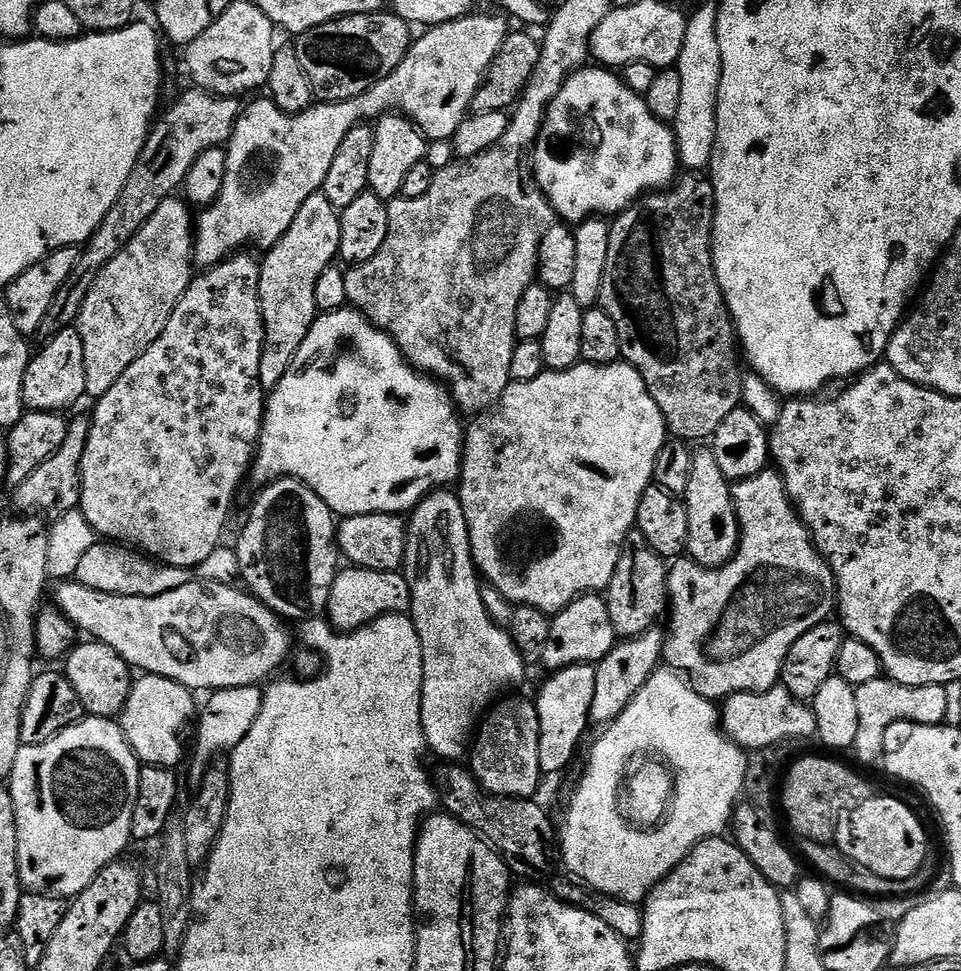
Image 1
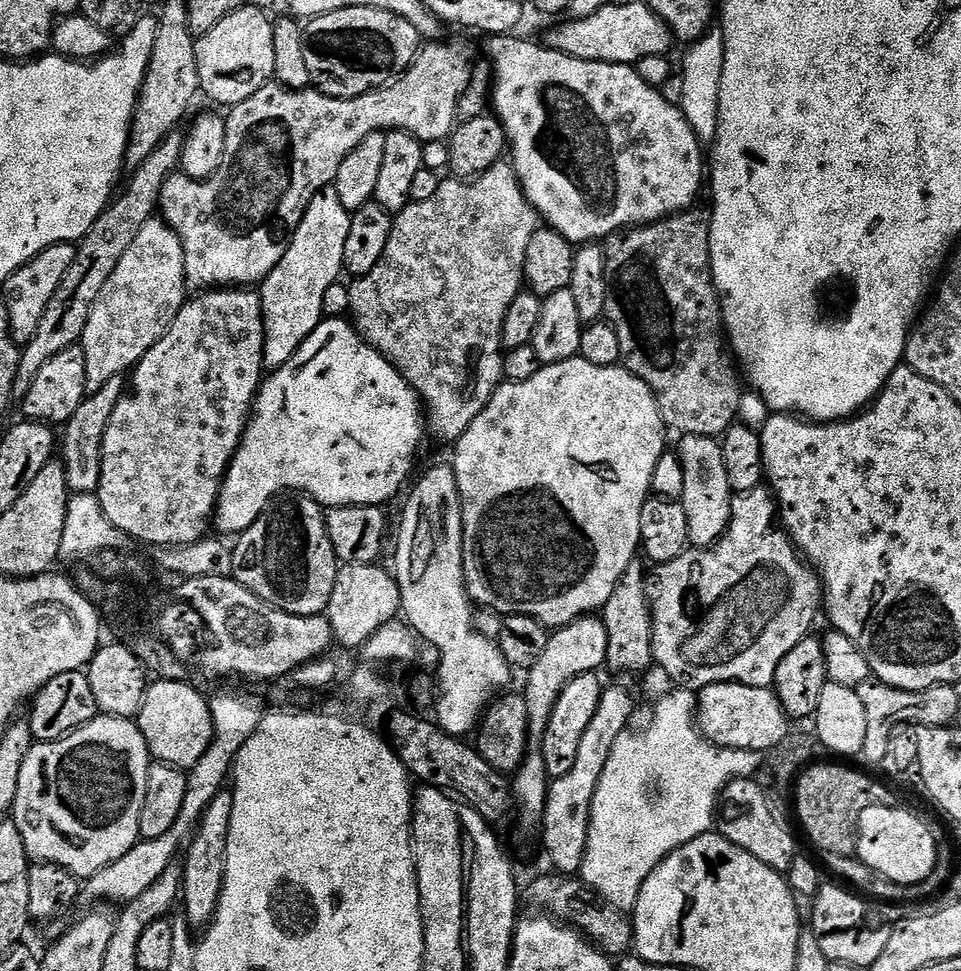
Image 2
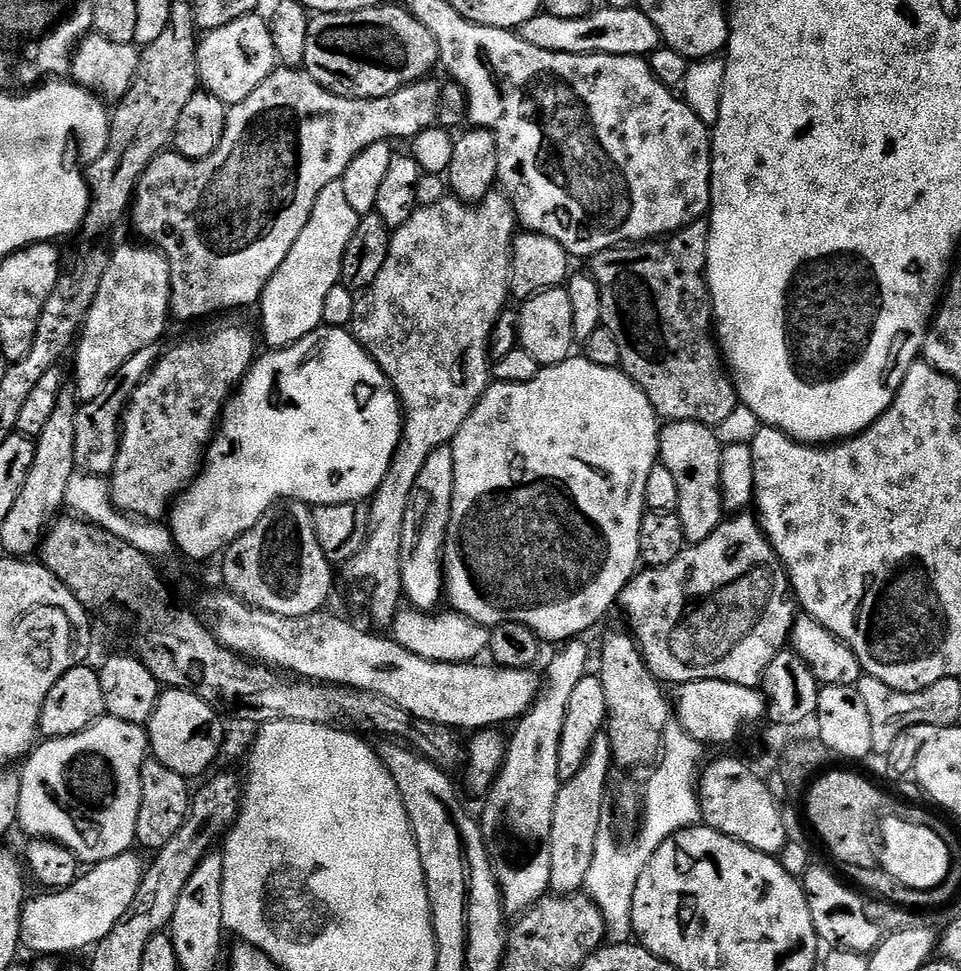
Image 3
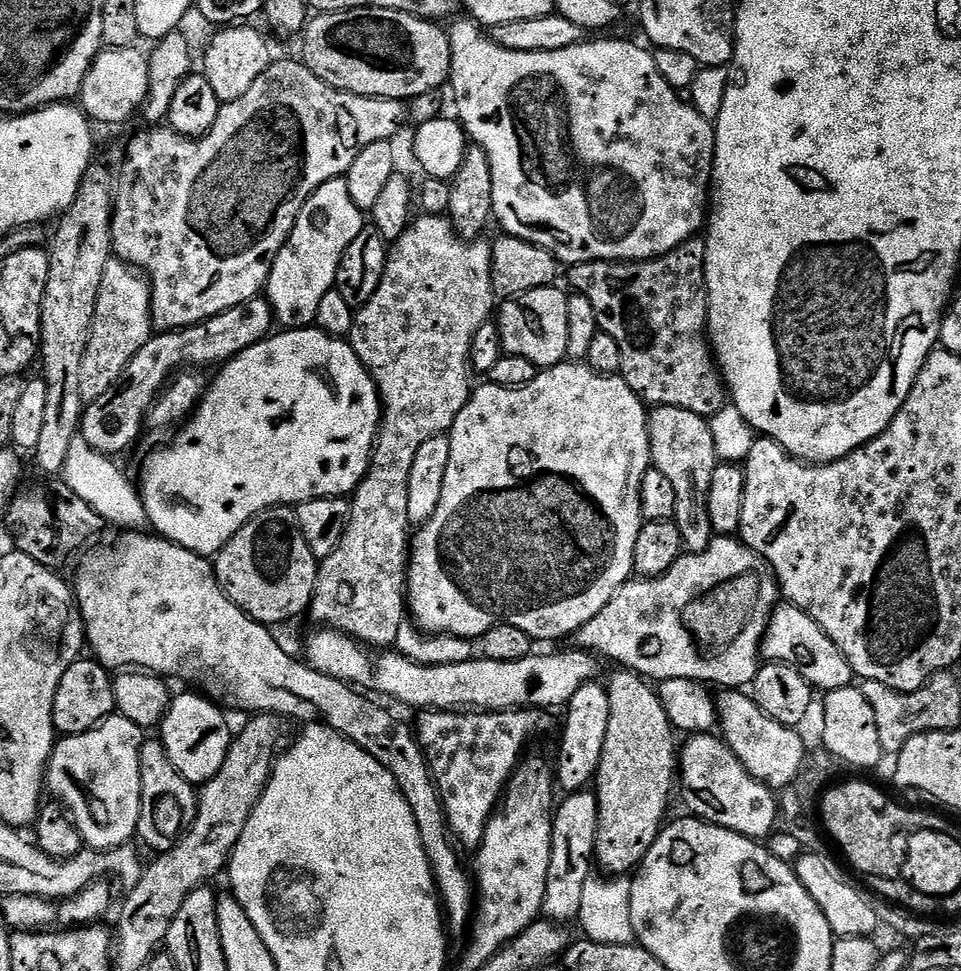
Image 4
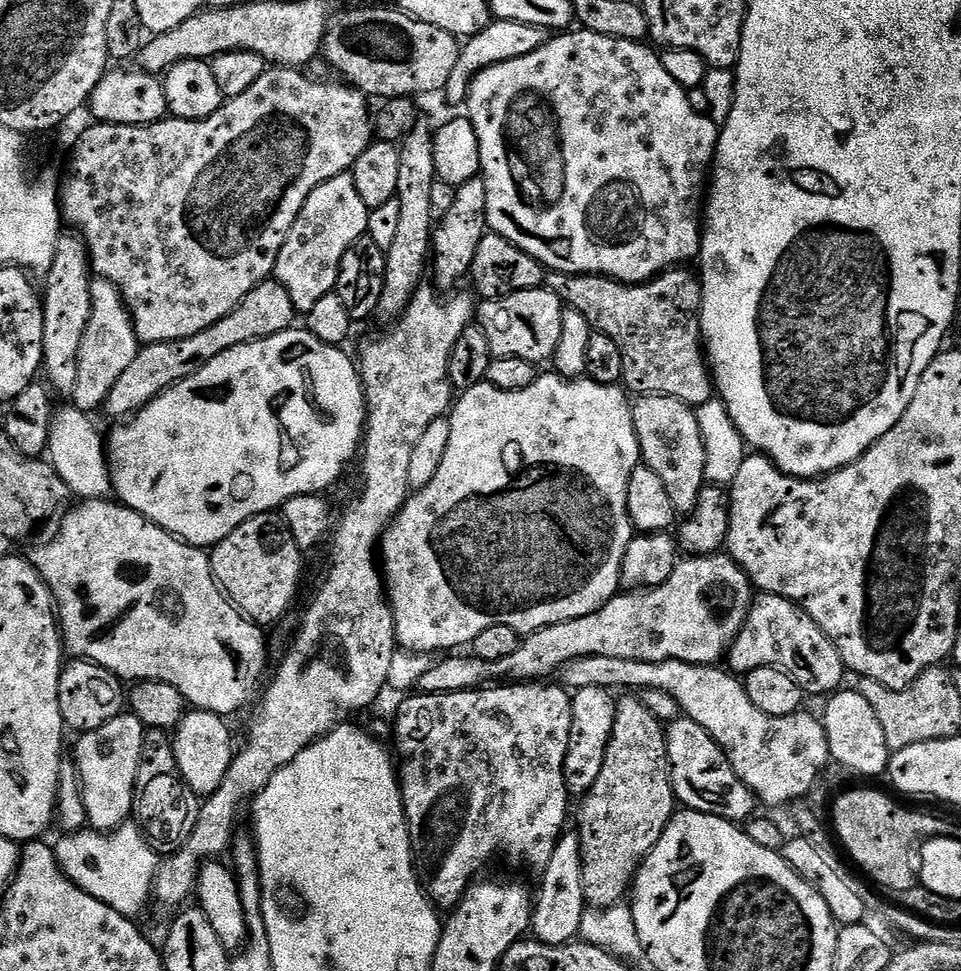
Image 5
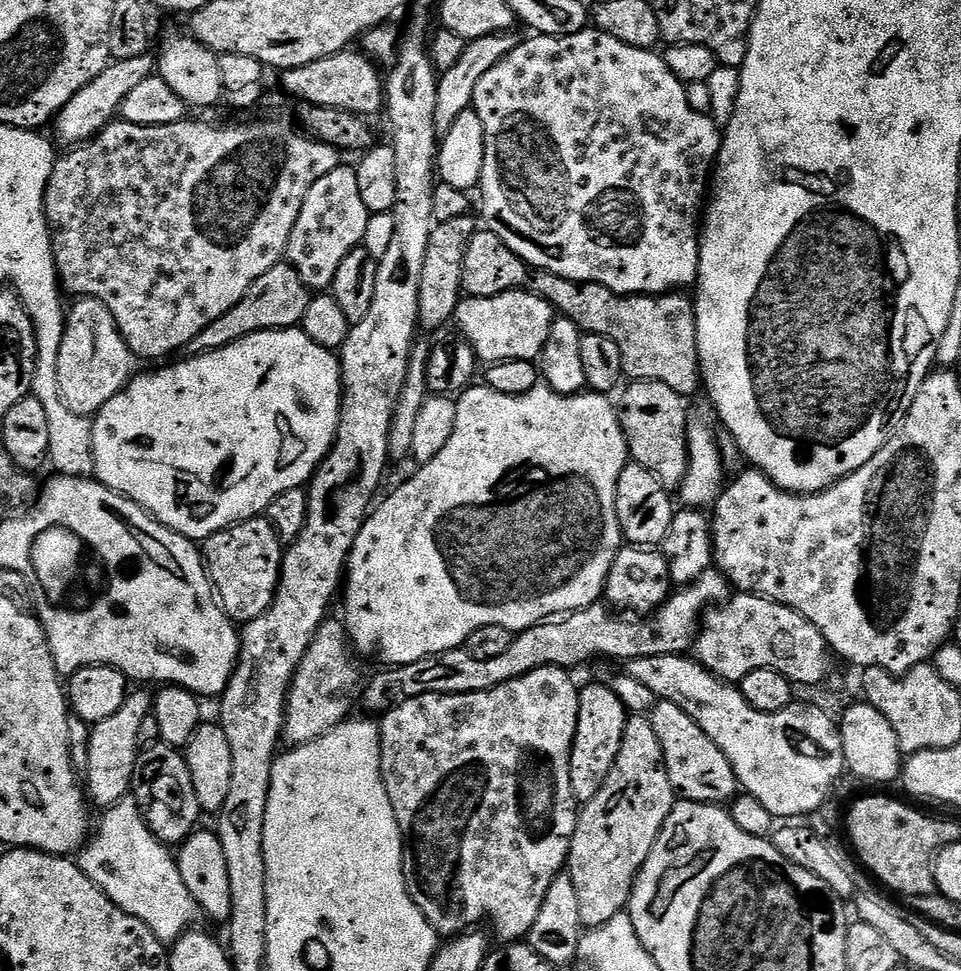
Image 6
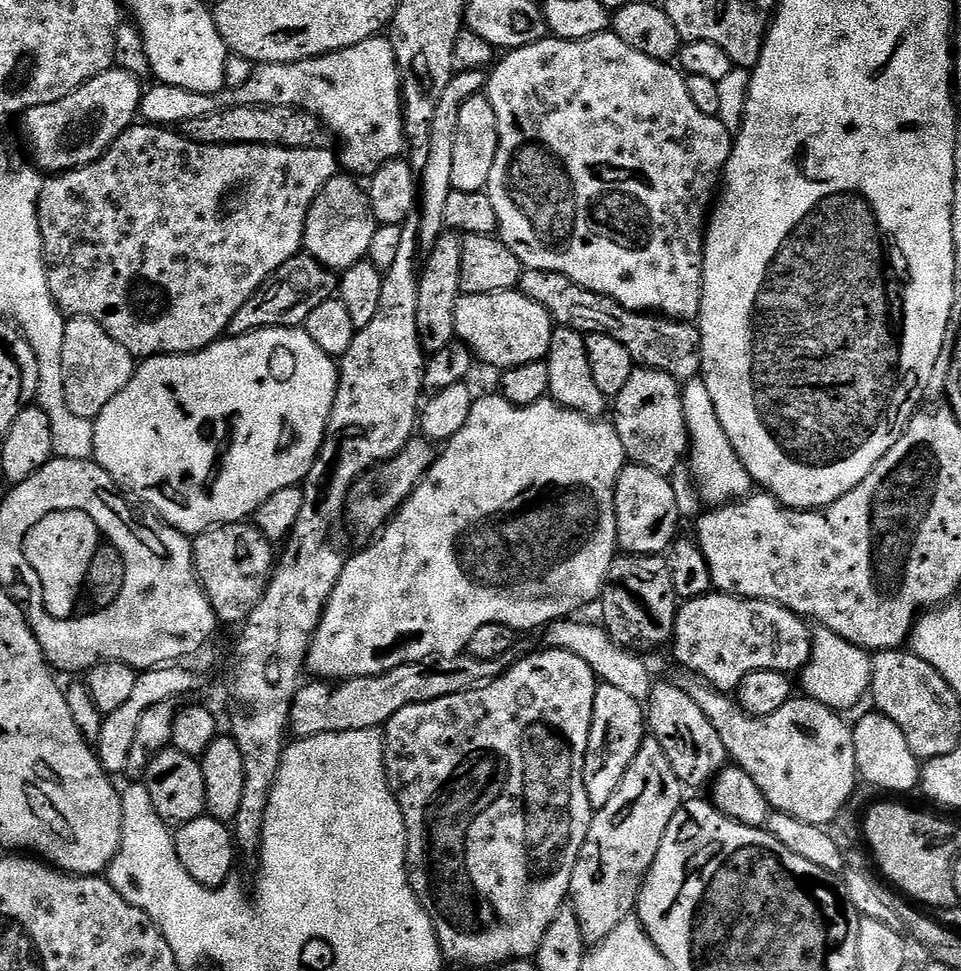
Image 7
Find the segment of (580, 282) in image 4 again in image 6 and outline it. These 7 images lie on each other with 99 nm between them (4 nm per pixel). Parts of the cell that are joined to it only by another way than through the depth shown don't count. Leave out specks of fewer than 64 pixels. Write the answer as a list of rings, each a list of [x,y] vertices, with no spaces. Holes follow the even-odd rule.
[[[536,270],[530,276],[530,288],[537,296],[542,297],[559,315],[570,318],[579,326],[581,333],[602,334],[610,338],[610,342],[622,350],[622,366],[624,375],[629,381],[649,380],[662,382],[670,386],[682,397],[691,398],[702,388],[700,378],[700,355],[698,354],[698,338],[696,337],[696,305],[687,295],[673,290],[658,296],[621,296],[619,292],[610,290],[601,284],[582,284],[559,276],[553,272]]]

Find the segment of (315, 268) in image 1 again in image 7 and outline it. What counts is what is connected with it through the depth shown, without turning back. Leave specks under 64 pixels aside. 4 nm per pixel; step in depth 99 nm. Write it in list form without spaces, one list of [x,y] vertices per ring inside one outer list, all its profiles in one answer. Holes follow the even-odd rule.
[[[338,174],[330,178],[330,182],[322,186],[306,214],[303,251],[337,274],[367,257],[370,242],[374,239],[374,230],[378,226],[367,191],[361,185],[359,188],[355,182],[357,183],[348,174]]]

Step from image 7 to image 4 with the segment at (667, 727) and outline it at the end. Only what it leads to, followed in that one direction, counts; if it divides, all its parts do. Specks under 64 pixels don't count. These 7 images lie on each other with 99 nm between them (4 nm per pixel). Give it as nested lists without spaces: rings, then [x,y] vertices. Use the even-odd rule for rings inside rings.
[[[692,734],[685,740],[678,752],[678,788],[684,791],[689,813],[757,842],[771,836],[778,824],[778,800],[773,789],[755,780],[719,735]]]

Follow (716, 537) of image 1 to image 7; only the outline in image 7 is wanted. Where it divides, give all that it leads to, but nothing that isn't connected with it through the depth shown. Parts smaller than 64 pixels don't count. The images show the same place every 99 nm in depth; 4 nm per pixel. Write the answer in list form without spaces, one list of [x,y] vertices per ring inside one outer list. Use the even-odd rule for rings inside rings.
[[[633,367],[630,379],[626,381],[626,387],[623,388],[622,394],[614,397],[614,412],[616,408],[614,427],[618,438],[622,438],[625,457],[631,463],[646,466],[658,474],[671,477],[672,473],[676,471],[676,467],[689,455],[690,445],[684,407],[682,406],[683,397],[681,381],[676,380],[670,374],[659,372],[653,368]]]

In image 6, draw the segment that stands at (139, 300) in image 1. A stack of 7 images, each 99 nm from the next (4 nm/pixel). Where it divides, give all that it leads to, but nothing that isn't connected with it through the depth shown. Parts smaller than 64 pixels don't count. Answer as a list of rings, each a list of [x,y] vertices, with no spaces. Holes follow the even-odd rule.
[[[81,296],[75,303],[73,308],[71,305],[67,309],[64,337],[62,346],[58,350],[58,390],[62,390],[62,402],[66,402],[66,406],[70,406],[74,414],[92,418],[132,379],[134,357],[114,322],[114,314],[110,314],[110,310],[103,302],[89,296]]]

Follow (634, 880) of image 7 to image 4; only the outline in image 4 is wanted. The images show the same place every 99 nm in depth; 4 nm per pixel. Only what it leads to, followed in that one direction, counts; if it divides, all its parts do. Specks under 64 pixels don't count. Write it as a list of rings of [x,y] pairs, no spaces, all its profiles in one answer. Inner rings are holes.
[[[616,670],[606,680],[606,687],[610,698],[610,727],[606,729],[606,746],[602,746],[602,762],[594,781],[598,802],[594,860],[599,871],[600,868],[604,871],[601,873],[620,878],[640,867],[650,846],[654,846],[654,842],[660,837],[665,823],[664,807],[668,804],[668,791],[674,788],[678,776],[678,736],[666,718],[666,710],[662,710],[656,688],[645,677],[631,670]]]

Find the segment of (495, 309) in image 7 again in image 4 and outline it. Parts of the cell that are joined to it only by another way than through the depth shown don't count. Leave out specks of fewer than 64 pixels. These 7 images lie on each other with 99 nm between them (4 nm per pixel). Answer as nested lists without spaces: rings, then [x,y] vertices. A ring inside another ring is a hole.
[[[549,286],[530,290],[525,296],[517,296],[514,300],[504,300],[499,305],[500,337],[507,355],[526,358],[534,362],[540,370],[555,368],[557,364],[565,363],[570,338],[568,311],[566,310],[569,293],[563,287],[561,288]]]

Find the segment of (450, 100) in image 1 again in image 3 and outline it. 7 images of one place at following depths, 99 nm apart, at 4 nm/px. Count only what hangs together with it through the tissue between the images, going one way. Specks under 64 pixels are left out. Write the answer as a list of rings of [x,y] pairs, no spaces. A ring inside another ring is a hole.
[[[277,67],[275,72],[270,73],[266,82],[250,94],[242,102],[231,105],[228,108],[228,121],[222,134],[222,142],[210,154],[201,160],[191,160],[186,158],[181,152],[175,150],[165,150],[160,152],[146,166],[142,178],[136,187],[136,195],[132,197],[132,207],[130,209],[130,218],[132,224],[136,227],[136,232],[141,236],[141,241],[147,242],[151,247],[164,253],[170,266],[170,286],[172,287],[172,299],[170,301],[170,312],[173,317],[180,320],[196,320],[199,316],[211,317],[213,314],[224,314],[227,308],[244,308],[247,304],[255,305],[263,294],[264,288],[274,278],[274,270],[286,262],[286,254],[290,254],[290,246],[294,246],[298,234],[306,227],[306,222],[310,222],[310,210],[314,210],[314,202],[318,202],[318,194],[326,186],[337,183],[344,171],[350,166],[350,162],[366,146],[374,146],[374,142],[397,142],[396,140],[411,141],[413,136],[422,134],[422,130],[433,127],[437,123],[440,105],[441,81],[425,78],[415,80],[413,84],[407,84],[404,88],[399,88],[394,94],[386,98],[374,98],[373,100],[351,100],[349,96],[335,96],[328,92],[310,74],[300,68]]]

